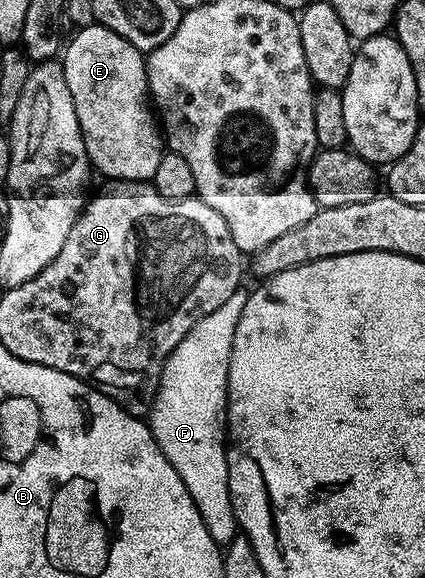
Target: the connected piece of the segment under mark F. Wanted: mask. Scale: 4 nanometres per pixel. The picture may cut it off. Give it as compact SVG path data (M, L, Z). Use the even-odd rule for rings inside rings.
M238 289L214 313L202 317L164 363L160 387L150 407L150 426L164 455L186 485L210 537L224 545L238 531L228 488L228 366L234 329L249 292Z

